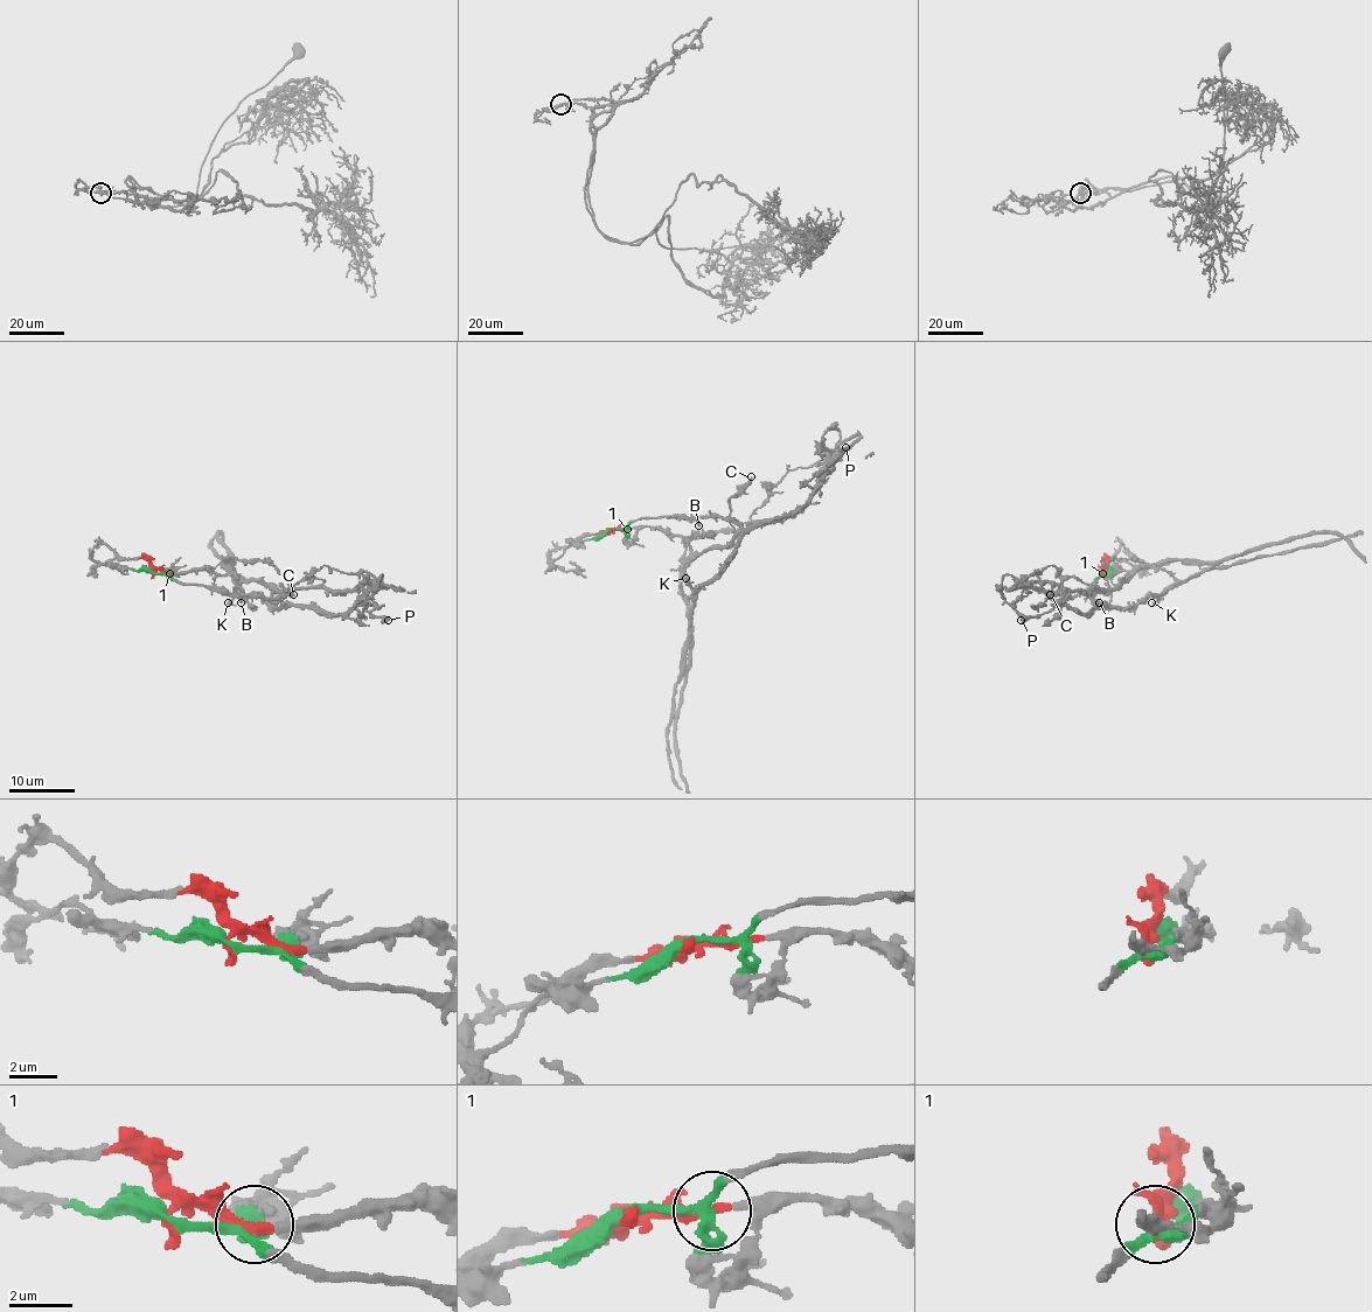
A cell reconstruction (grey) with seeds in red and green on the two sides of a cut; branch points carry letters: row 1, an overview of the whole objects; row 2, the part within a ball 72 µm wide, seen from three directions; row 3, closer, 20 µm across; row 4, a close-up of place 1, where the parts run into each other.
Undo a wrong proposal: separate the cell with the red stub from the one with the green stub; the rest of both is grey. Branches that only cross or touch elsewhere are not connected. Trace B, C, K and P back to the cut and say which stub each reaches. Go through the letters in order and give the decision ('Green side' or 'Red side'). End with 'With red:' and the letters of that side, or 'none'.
B: Green side
C: Red side
K: Green side
P: Green side
With red: C

